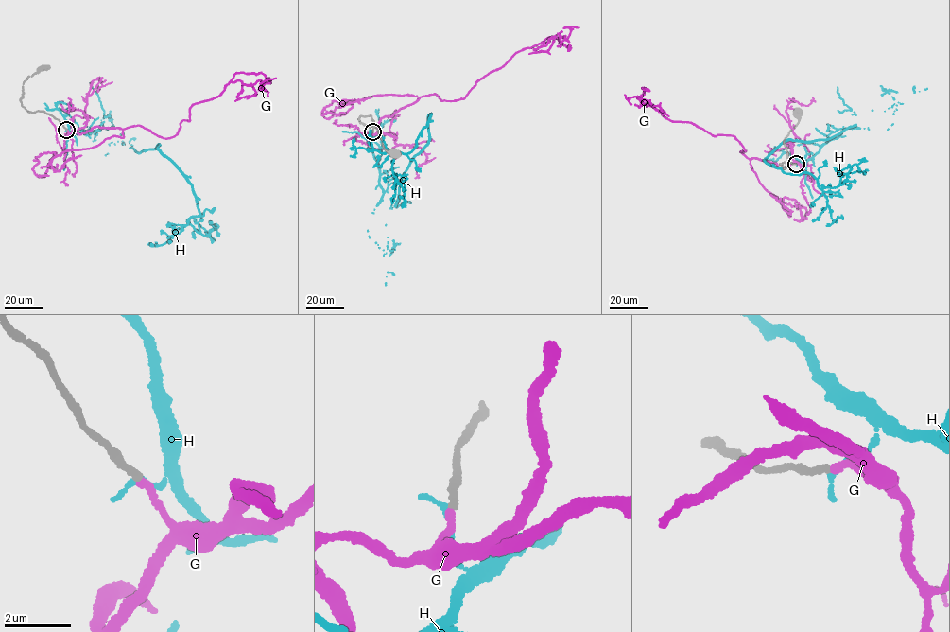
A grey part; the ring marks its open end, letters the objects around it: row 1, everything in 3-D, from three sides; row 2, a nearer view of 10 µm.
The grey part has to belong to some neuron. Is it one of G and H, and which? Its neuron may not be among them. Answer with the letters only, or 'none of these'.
G

